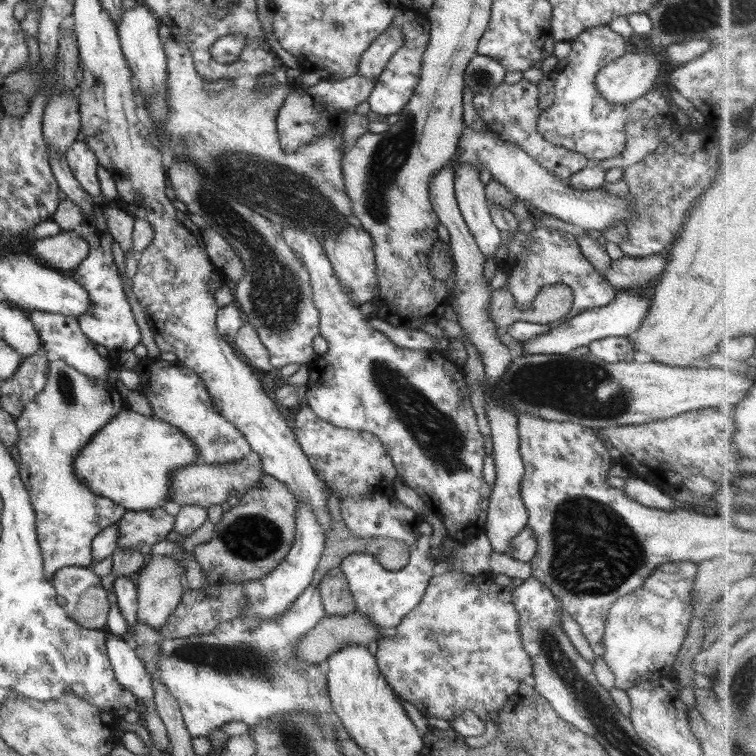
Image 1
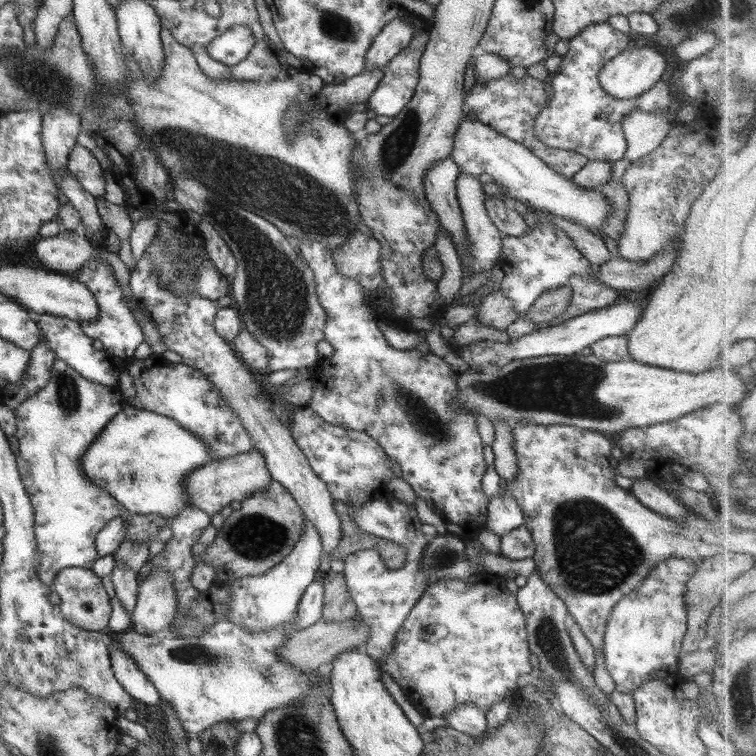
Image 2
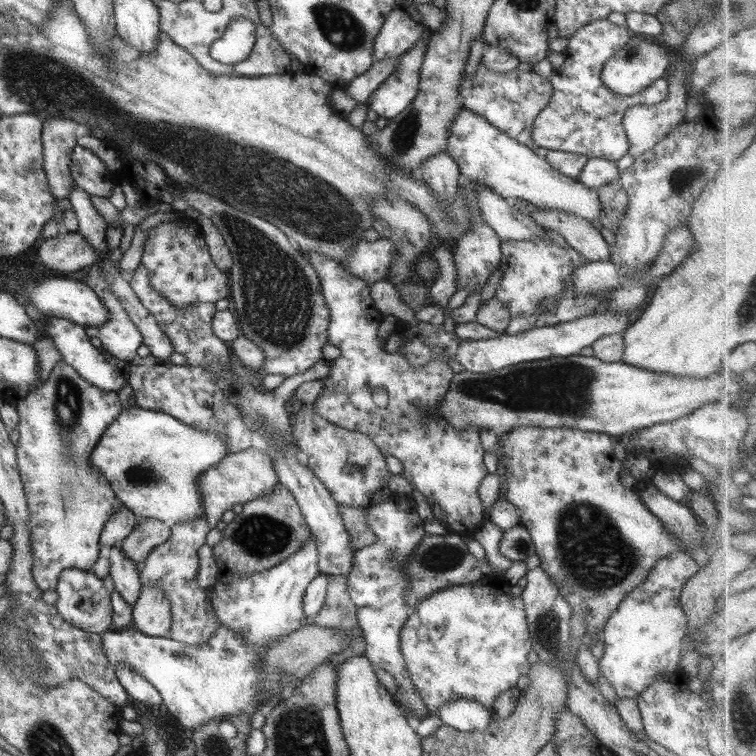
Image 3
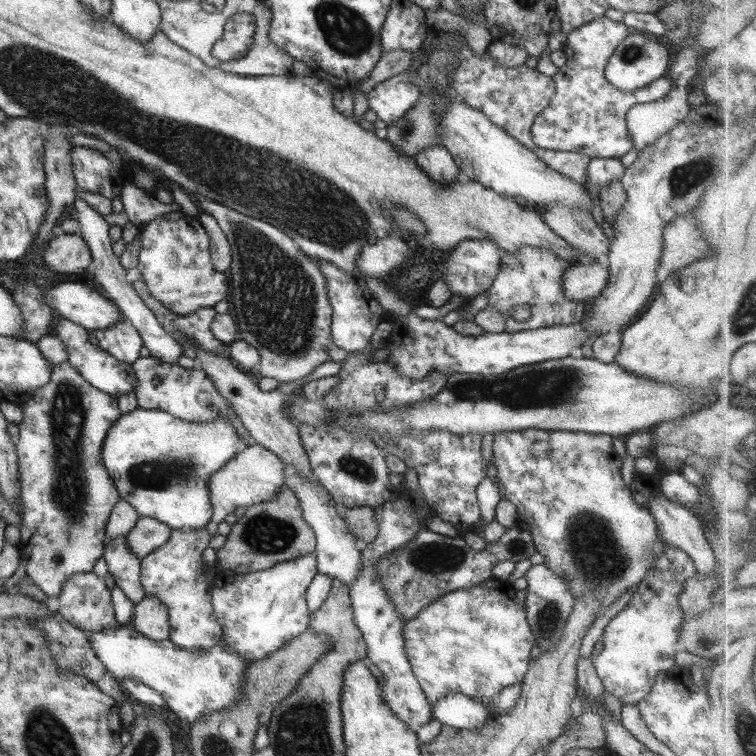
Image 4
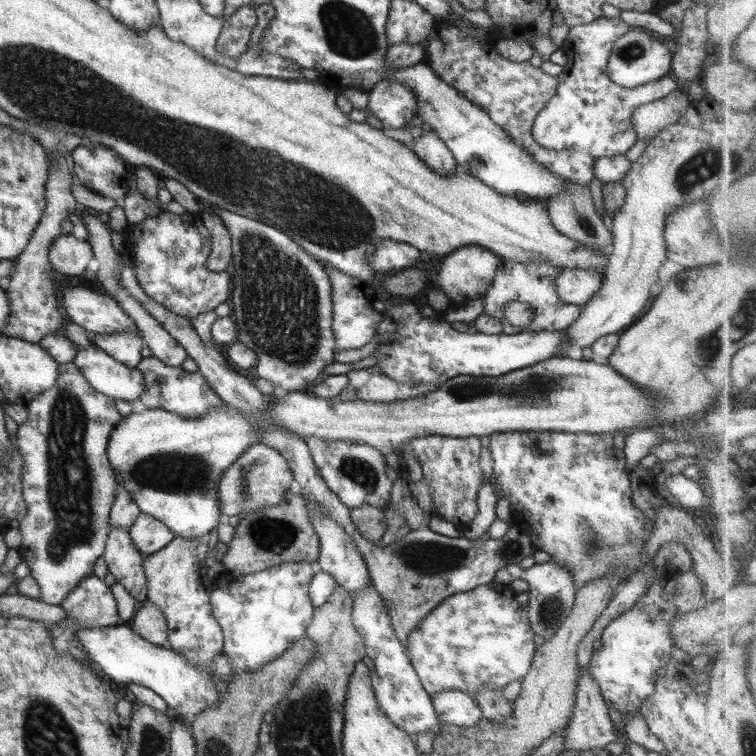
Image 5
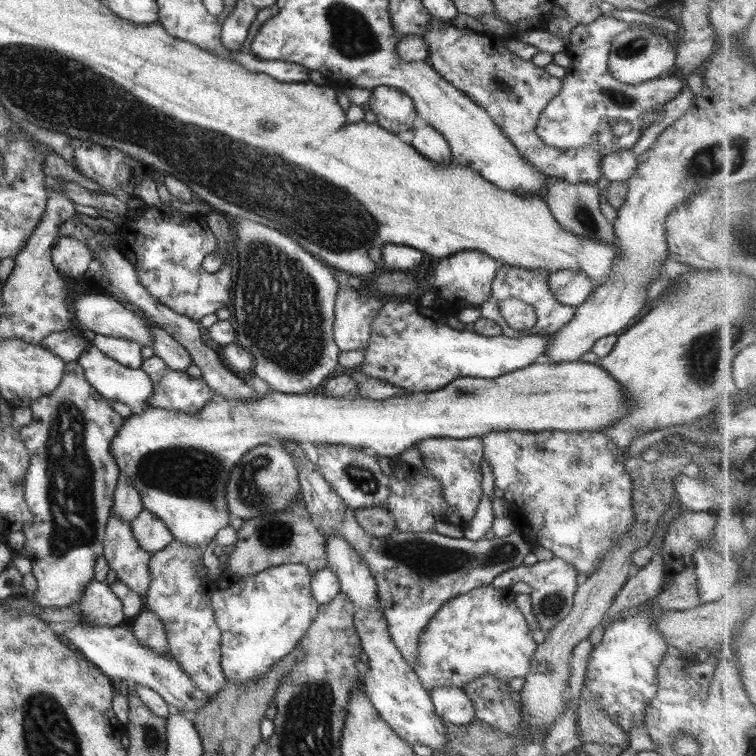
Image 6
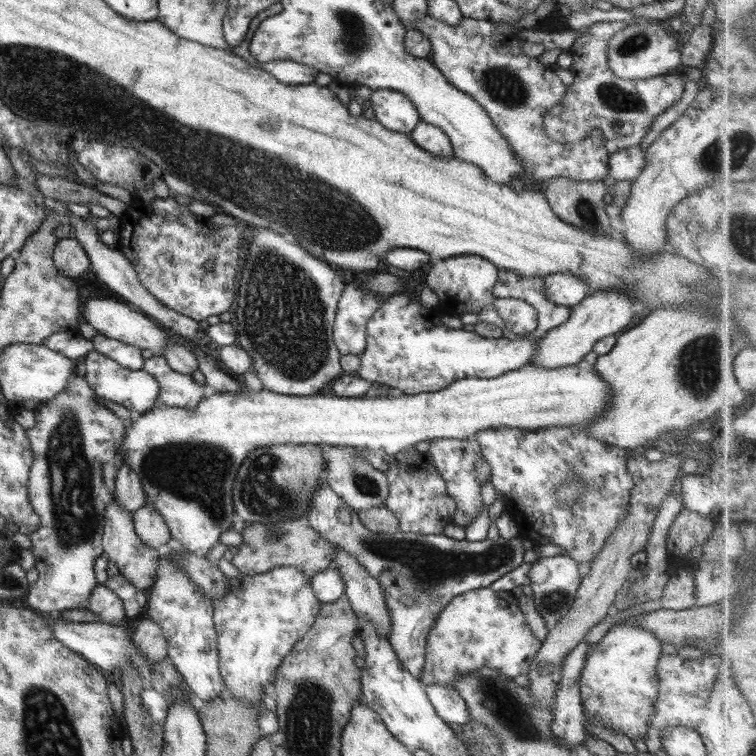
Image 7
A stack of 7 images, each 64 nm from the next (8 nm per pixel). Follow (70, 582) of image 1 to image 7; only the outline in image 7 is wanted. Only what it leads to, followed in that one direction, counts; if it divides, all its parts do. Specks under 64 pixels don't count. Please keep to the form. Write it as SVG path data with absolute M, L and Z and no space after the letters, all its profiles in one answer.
M96 585L86 605L86 609L102 619L102 624L120 625L127 622L122 600L106 586Z

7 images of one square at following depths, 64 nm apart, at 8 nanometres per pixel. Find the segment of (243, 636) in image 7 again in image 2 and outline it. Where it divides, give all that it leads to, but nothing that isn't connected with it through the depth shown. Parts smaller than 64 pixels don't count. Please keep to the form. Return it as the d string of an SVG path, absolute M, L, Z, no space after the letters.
M304 518L302 536L295 548L277 566L261 576L236 578L224 583L229 589L230 605L225 612L225 620L242 629L254 632L294 625L298 615L298 602L306 588L317 578L321 568L322 538L308 518Z

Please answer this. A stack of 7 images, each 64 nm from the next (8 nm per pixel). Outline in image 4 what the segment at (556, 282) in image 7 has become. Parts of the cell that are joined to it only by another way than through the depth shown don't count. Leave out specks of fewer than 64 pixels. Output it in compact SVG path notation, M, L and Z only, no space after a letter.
M595 260L585 264L572 265L562 275L562 290L566 298L574 302L593 300L608 285L610 270Z

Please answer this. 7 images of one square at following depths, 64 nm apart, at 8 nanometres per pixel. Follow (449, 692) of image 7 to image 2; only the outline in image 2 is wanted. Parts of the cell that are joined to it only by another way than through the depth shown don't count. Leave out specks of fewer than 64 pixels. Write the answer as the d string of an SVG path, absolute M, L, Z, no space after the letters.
M474 703L456 706L453 711L442 716L448 726L470 735L483 734L488 728L486 712L478 709Z

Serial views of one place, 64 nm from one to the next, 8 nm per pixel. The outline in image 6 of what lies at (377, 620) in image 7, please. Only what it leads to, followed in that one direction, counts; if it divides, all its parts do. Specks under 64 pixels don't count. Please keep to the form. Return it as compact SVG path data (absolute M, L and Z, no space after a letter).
M330 532L325 534L327 544L327 566L325 568L332 569L334 575L339 579L341 592L348 595L348 598L354 602L358 609L370 611L378 604L378 588L374 576L370 573L368 566L362 561L362 558L354 551L346 538L342 538L338 532Z

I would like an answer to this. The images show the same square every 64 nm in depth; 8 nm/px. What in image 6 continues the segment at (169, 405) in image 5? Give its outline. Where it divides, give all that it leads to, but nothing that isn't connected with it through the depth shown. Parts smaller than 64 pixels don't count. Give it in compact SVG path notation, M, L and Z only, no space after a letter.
M156 355L144 359L141 369L154 383L154 392L146 400L147 406L194 414L206 403L219 400L202 378L172 370Z

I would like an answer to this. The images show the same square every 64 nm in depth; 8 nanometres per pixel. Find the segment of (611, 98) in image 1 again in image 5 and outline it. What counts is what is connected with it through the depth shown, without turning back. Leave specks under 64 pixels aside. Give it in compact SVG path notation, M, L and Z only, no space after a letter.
M631 28L616 40L612 54L607 62L608 77L619 86L637 88L660 78L669 76L672 62L671 52L664 42L650 36L646 30Z

